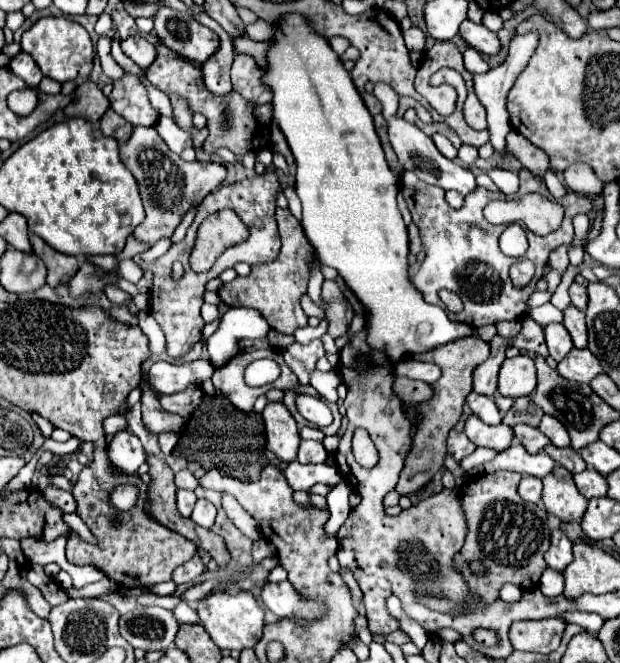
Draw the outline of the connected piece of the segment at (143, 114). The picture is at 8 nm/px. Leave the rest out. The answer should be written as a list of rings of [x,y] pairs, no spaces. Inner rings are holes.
[[[124,74],[122,80],[114,82],[110,108],[130,120],[134,126],[154,126],[158,120],[158,112],[152,108],[146,88],[132,74]]]

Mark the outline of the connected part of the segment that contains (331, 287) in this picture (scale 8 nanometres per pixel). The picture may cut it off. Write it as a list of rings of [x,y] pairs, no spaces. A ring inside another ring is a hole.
[[[324,280],[322,300],[324,300],[324,312],[326,312],[324,318],[328,320],[328,334],[332,338],[346,334],[354,312],[334,280]]]

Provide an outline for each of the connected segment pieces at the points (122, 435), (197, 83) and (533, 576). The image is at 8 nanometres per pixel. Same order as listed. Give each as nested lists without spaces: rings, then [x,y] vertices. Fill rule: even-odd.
[[[128,430],[118,432],[108,446],[108,462],[120,474],[136,474],[140,464],[146,460],[146,452],[136,436]]]
[[[158,44],[158,58],[154,60],[154,64],[146,70],[146,78],[160,88],[166,94],[178,94],[188,98],[192,113],[200,113],[206,116],[208,120],[208,138],[202,144],[202,150],[208,154],[214,154],[218,148],[228,148],[232,150],[236,156],[244,156],[246,152],[258,152],[262,148],[266,148],[270,144],[270,120],[272,120],[272,104],[252,104],[248,102],[246,108],[246,100],[238,94],[238,92],[230,92],[228,96],[220,98],[214,96],[212,92],[208,92],[208,88],[204,86],[202,80],[202,70],[200,66],[196,68],[190,60],[180,58],[178,54],[170,52],[166,46]]]
[[[500,470],[500,472],[488,474],[484,478],[470,478],[468,488],[460,494],[460,502],[462,502],[462,508],[466,512],[466,520],[468,520],[468,534],[466,534],[466,542],[460,550],[460,554],[454,556],[454,564],[456,564],[456,572],[460,572],[464,576],[468,590],[472,594],[476,594],[484,604],[492,604],[494,600],[498,600],[498,592],[504,584],[516,584],[522,590],[536,588],[542,572],[548,568],[546,562],[544,562],[544,552],[550,546],[550,530],[546,526],[548,514],[542,506],[522,502],[522,498],[516,492],[520,478],[522,476],[516,474],[516,472]],[[468,560],[480,560],[488,568],[488,574],[486,576],[474,576],[468,570]]]

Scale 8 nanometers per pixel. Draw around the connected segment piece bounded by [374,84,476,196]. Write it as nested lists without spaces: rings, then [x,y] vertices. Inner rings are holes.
[[[378,84],[374,88],[374,96],[380,100],[382,104],[382,116],[386,118],[388,122],[388,136],[390,136],[390,144],[398,156],[398,162],[404,170],[418,170],[420,172],[420,180],[424,180],[426,184],[436,184],[444,190],[458,190],[462,196],[466,196],[468,192],[472,192],[476,188],[476,180],[474,180],[474,174],[456,164],[454,160],[448,160],[446,156],[442,156],[438,152],[438,148],[434,146],[432,138],[426,136],[424,132],[420,132],[420,128],[416,128],[414,124],[408,124],[402,116],[398,116],[398,100],[400,96],[386,84]]]

